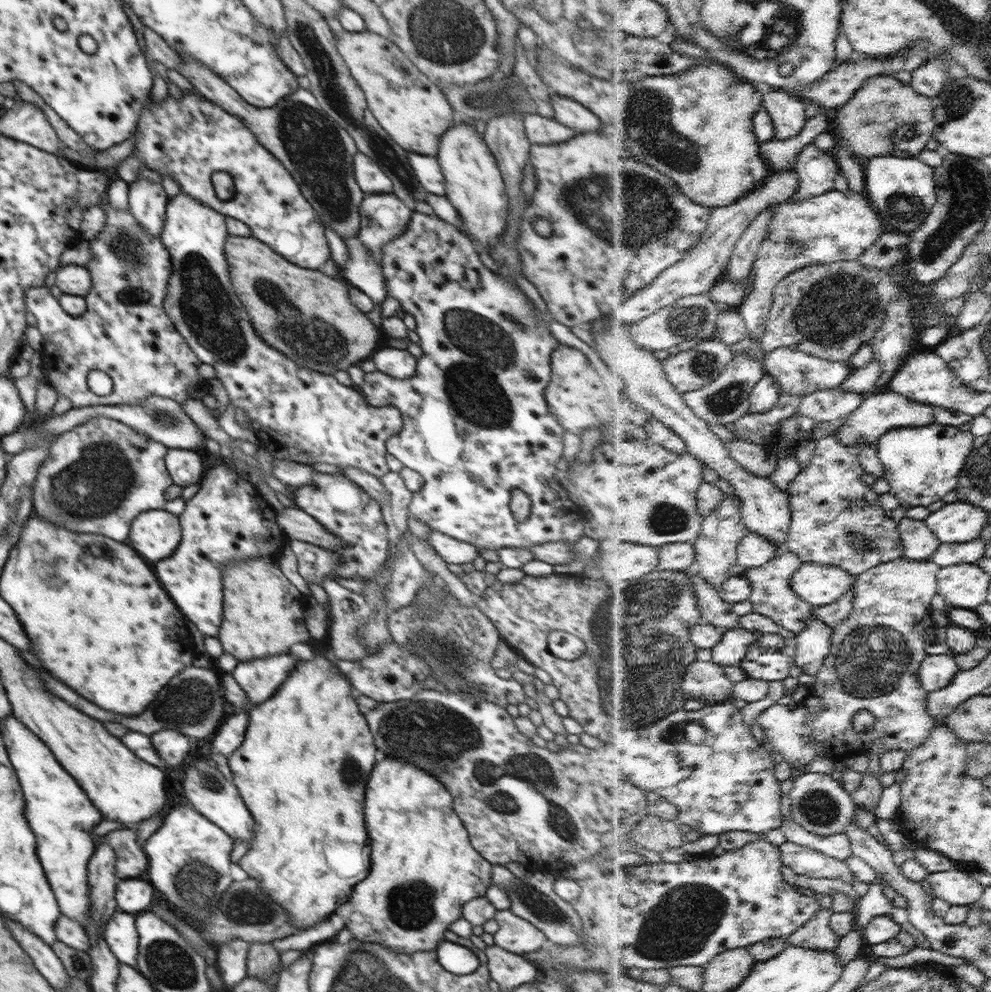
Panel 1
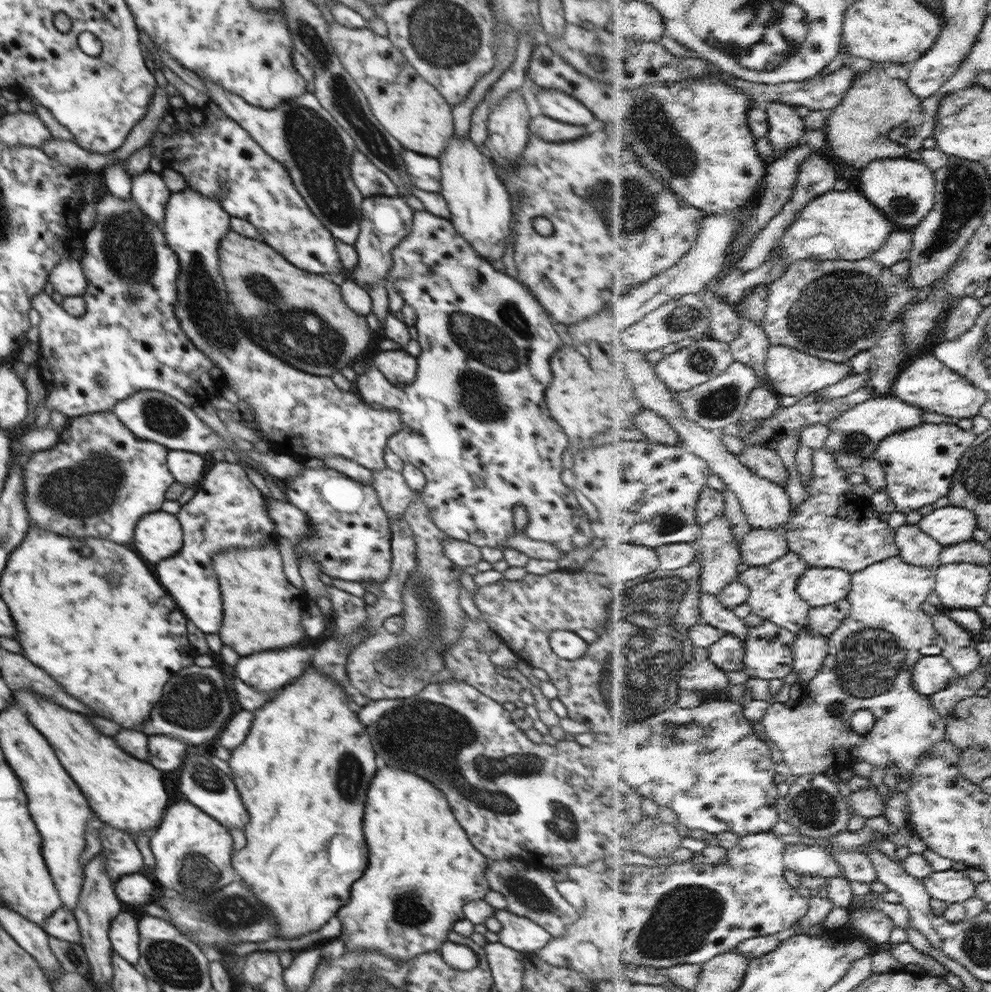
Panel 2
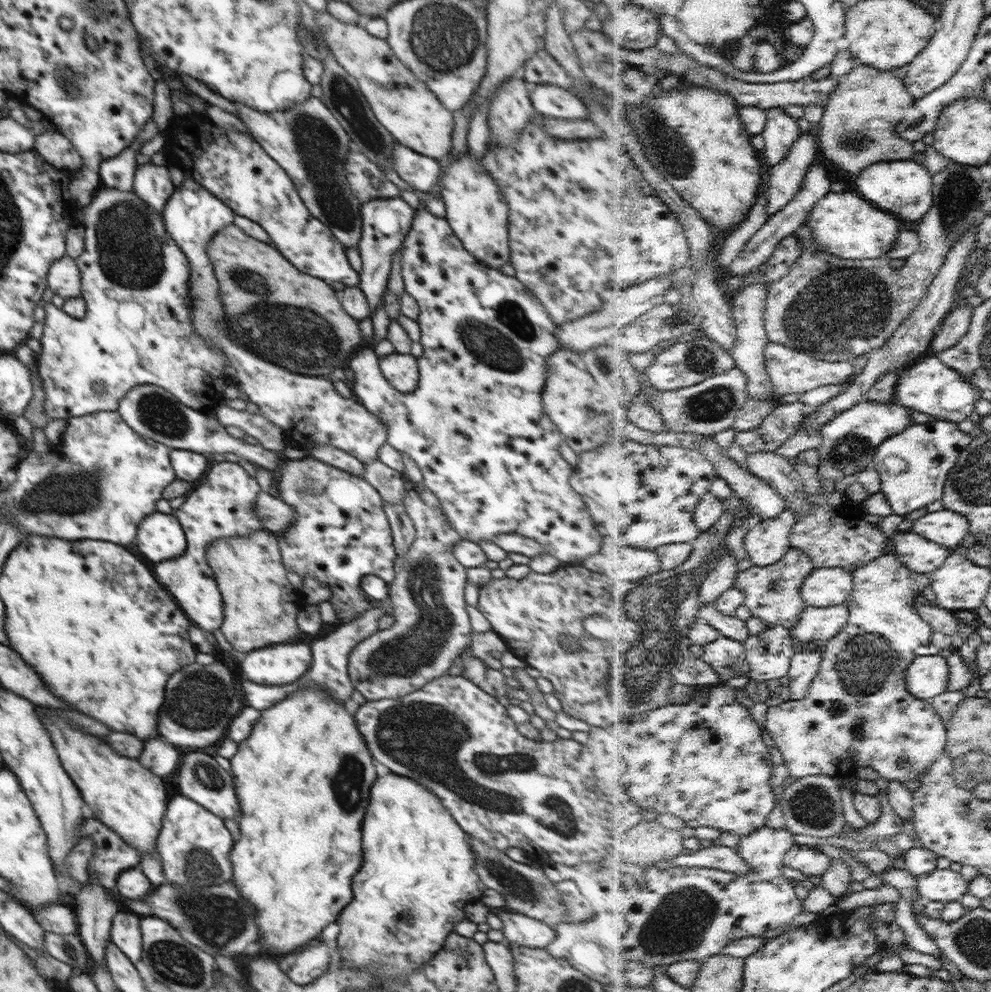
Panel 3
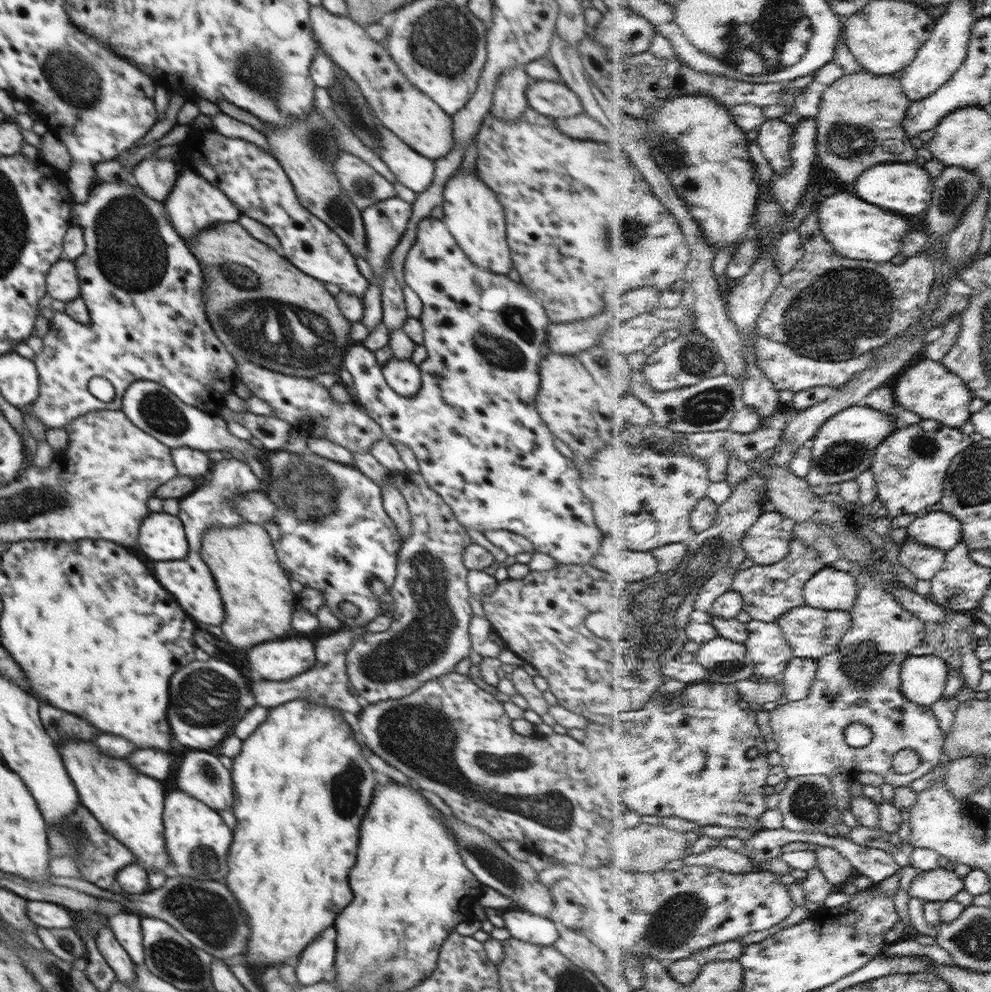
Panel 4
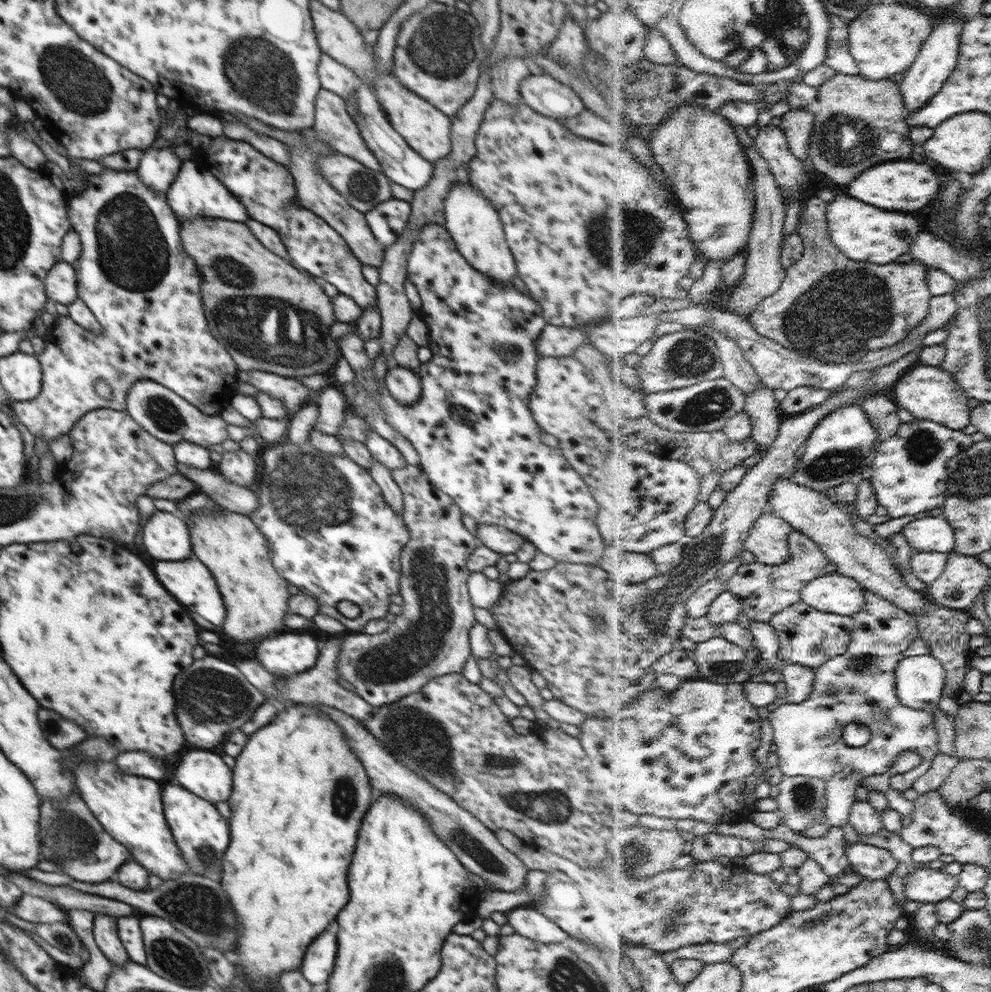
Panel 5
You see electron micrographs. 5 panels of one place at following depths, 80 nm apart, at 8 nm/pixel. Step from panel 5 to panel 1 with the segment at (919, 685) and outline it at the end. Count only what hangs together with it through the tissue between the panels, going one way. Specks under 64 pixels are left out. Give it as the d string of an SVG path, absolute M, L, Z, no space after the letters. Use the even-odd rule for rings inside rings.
M938 654L924 660L919 675L924 688L931 693L954 683L960 671L961 666L954 654Z

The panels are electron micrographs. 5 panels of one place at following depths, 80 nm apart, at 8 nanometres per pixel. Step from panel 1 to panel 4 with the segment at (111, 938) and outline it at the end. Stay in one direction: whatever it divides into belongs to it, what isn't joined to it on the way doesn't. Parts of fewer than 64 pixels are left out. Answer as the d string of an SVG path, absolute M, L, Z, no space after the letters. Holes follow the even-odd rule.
M124 912L114 916L113 929L116 940L124 947L136 965L145 961L141 916L134 912Z

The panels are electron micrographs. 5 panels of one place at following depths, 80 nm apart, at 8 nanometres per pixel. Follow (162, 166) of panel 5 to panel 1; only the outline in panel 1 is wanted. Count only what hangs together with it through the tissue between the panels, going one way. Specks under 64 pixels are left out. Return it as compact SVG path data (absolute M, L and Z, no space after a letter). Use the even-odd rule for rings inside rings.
M136 179L129 184L130 214L150 237L161 237L167 199L160 183Z

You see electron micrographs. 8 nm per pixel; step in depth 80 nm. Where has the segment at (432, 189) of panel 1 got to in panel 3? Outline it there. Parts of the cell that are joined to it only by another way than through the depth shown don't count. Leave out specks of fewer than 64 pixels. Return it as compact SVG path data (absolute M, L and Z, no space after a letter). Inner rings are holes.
M396 142L392 150L393 169L399 177L422 193L429 191L441 176L441 166L437 159L414 152L411 148Z

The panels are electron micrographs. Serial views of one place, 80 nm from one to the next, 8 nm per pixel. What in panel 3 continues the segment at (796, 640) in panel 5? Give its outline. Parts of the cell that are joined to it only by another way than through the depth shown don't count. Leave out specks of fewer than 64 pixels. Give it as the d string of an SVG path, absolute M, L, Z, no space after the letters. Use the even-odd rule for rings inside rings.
M849 603L824 607L809 604L792 632L799 642L815 642L825 652L827 644L847 628L850 620Z

